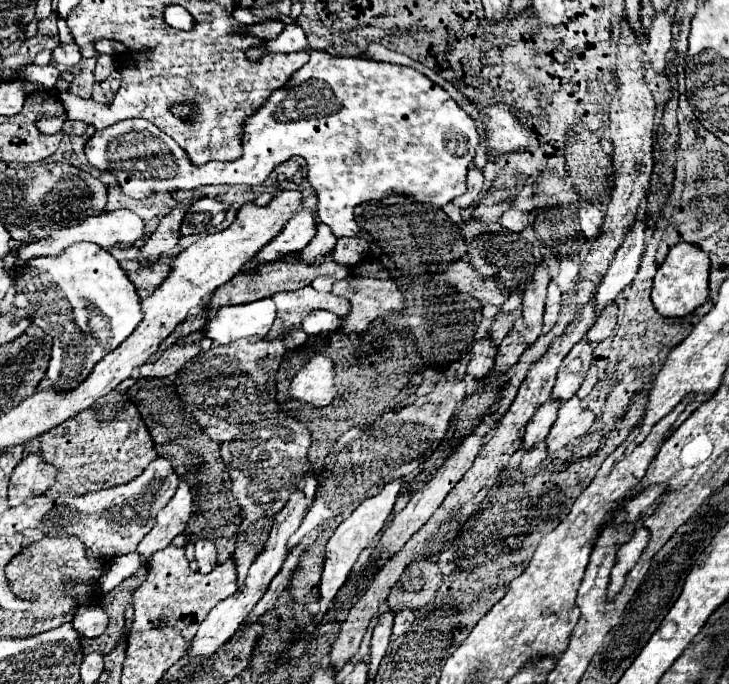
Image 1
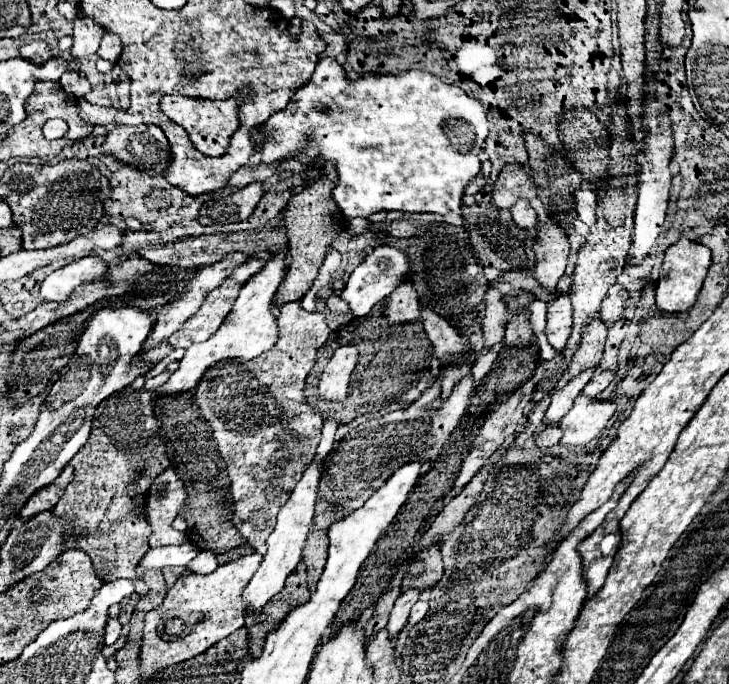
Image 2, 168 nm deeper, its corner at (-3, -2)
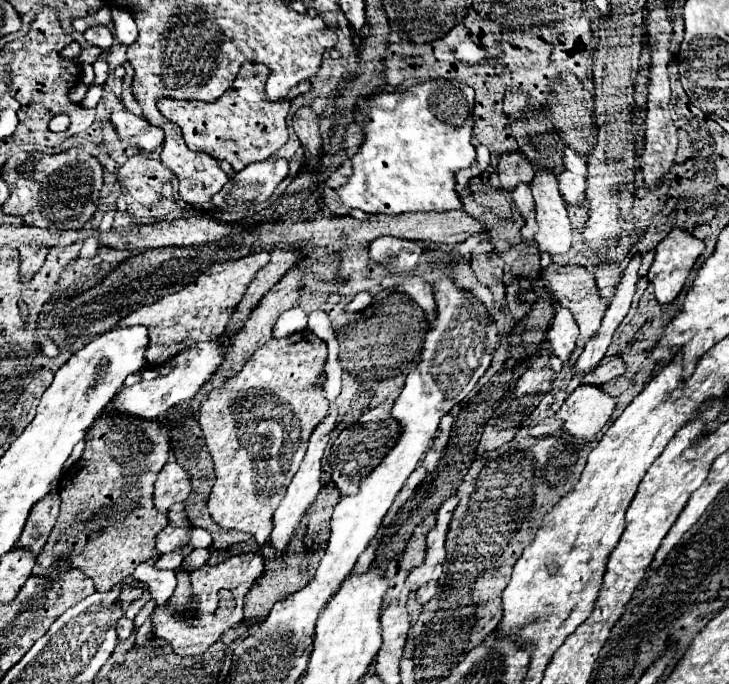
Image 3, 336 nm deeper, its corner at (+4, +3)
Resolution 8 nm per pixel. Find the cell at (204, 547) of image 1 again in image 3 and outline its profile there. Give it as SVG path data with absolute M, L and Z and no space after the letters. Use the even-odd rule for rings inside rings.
M192 549L192 553L186 559L192 569L198 569L208 561L208 549Z

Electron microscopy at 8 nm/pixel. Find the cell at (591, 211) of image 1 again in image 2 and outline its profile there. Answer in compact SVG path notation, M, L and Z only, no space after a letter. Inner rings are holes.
M581 186L579 190L575 190L575 208L579 218L587 224L593 226L595 224L595 202L597 202L597 192L593 190L593 186Z

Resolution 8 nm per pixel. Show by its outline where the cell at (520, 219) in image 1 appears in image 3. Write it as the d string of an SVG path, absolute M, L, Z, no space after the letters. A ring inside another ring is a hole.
M518 183L516 189L512 191L512 197L514 197L516 207L520 209L522 215L528 215L534 211L534 197L532 197L532 191L526 183Z

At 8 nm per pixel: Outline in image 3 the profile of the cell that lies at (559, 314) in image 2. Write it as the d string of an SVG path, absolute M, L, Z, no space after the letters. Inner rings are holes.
M556 309L556 317L548 331L548 339L554 355L564 363L568 363L572 351L576 349L578 339L578 325L568 309Z

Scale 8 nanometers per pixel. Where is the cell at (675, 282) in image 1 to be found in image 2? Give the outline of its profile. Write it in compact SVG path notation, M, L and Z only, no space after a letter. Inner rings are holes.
M679 238L673 246L665 250L665 260L661 266L661 276L657 280L657 308L661 312L685 312L695 304L695 298L703 286L703 280L711 266L711 250L703 244L691 242L689 238Z

